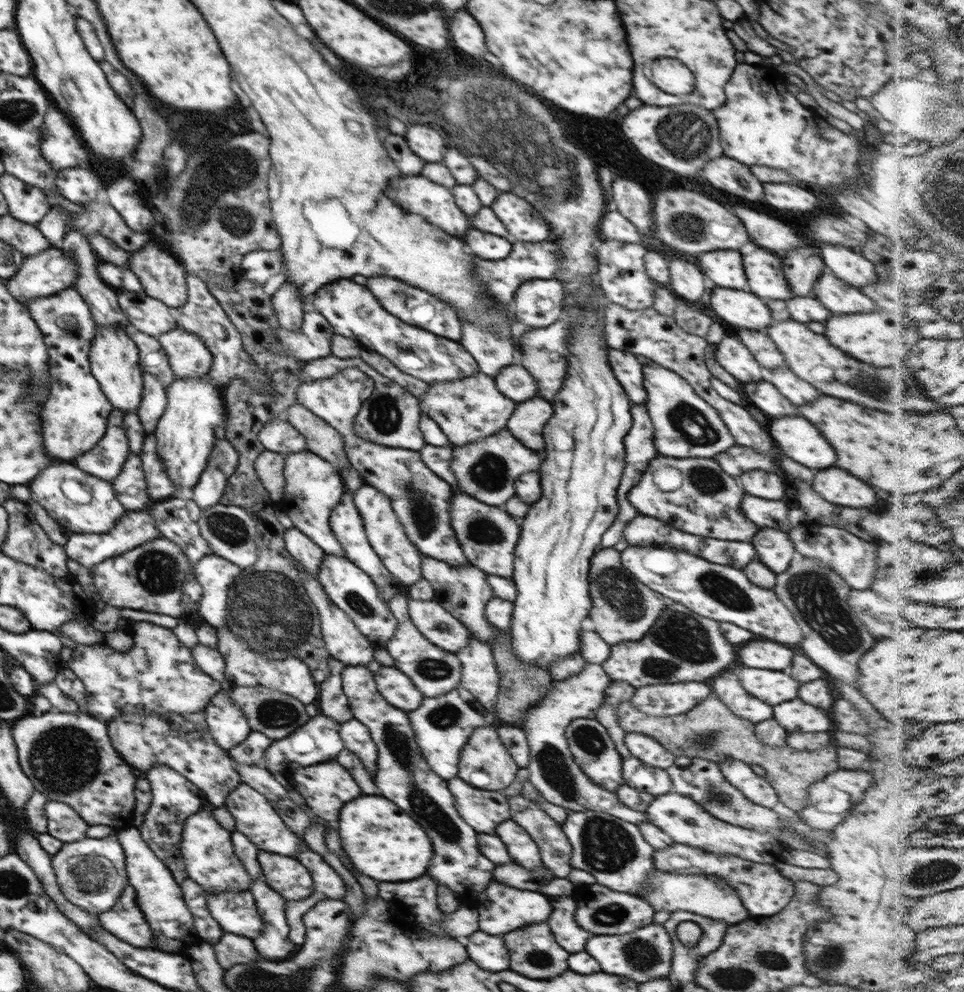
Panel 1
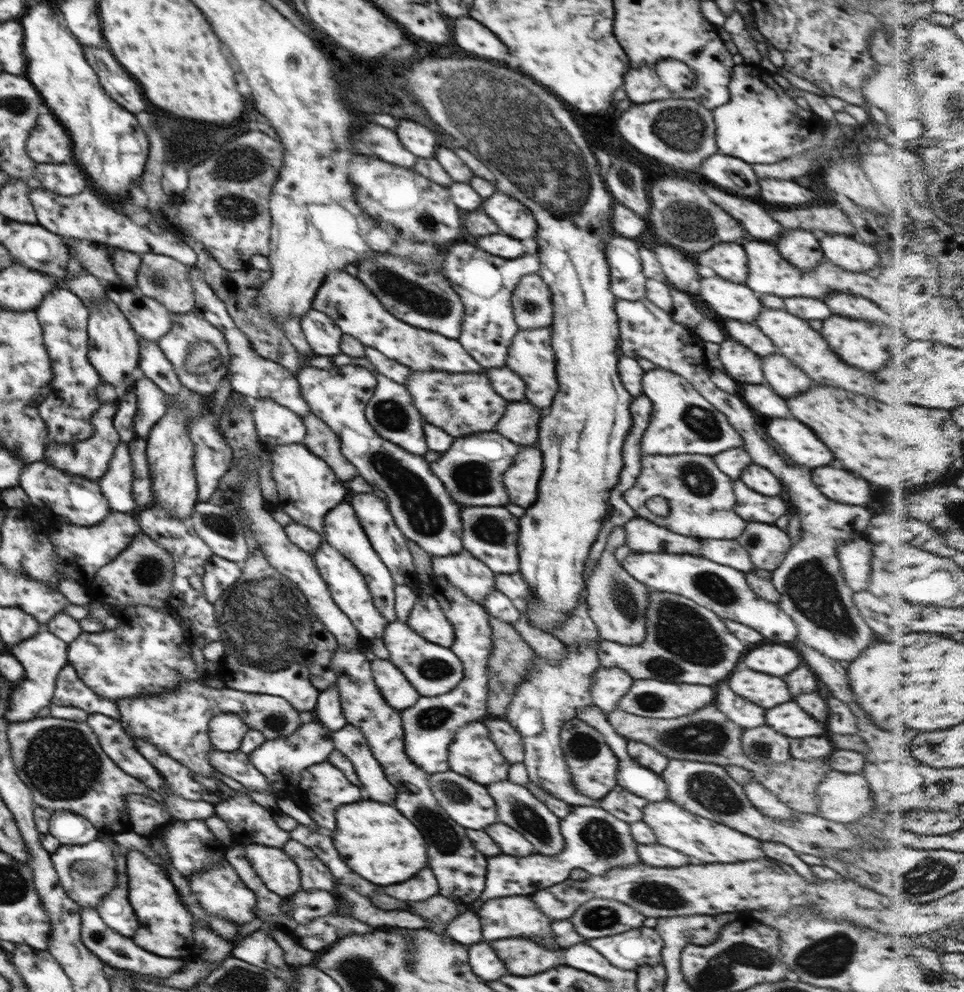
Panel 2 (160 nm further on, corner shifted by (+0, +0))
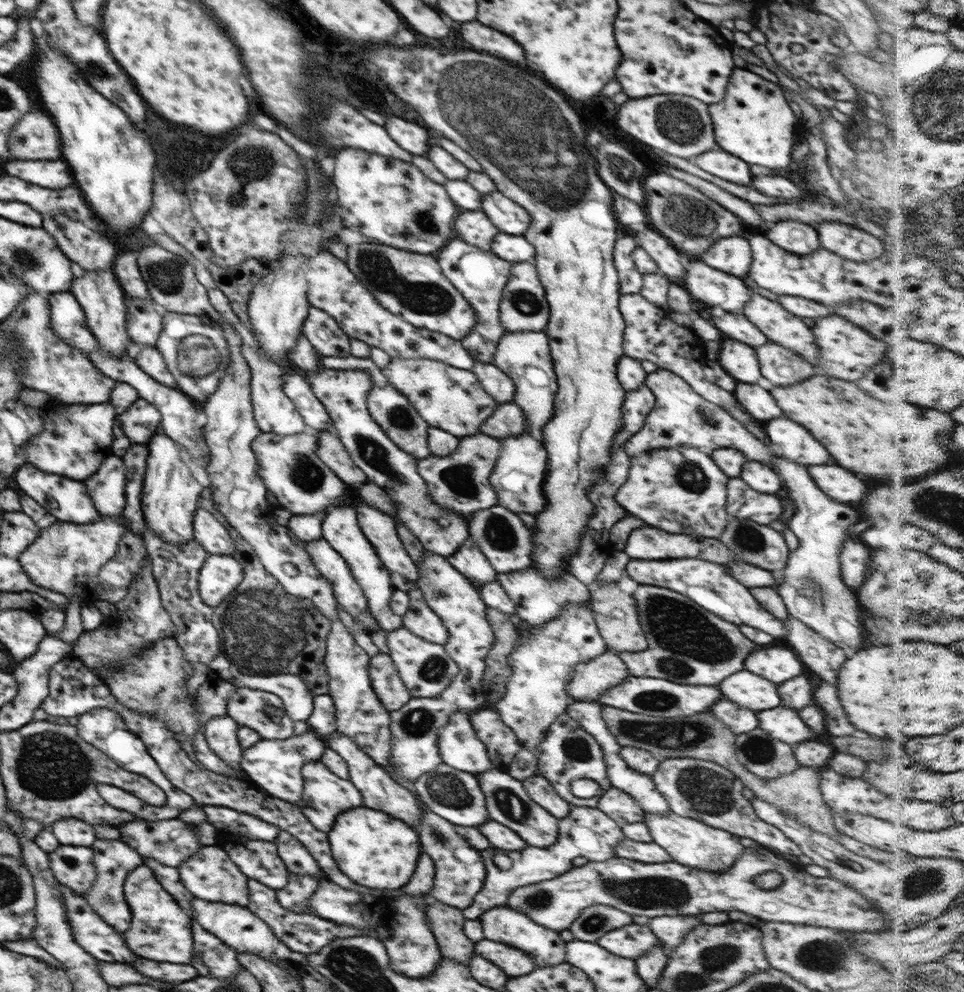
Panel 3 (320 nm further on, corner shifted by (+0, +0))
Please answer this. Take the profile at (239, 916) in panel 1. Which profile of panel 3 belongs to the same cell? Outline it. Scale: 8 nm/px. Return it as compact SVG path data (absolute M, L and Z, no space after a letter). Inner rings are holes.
M204 846L198 854L192 854L188 861L178 867L182 884L196 897L208 902L247 907L249 902L248 878L240 872L228 854L216 846Z

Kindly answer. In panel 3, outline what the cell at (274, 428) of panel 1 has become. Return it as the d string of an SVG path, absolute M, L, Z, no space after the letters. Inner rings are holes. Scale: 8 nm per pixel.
M158 233L153 235L156 243L161 245L164 249L181 255L187 262L194 265L195 275L200 284L206 287L207 295L209 296L212 306L225 318L225 322L234 326L234 330L240 334L242 338L242 356L248 364L251 373L251 404L253 407L253 417L257 425L261 428L262 433L273 432L281 435L291 435L302 432L304 430L303 416L296 410L292 400L282 392L283 373L282 366L278 362L270 361L260 354L258 341L254 337L251 326L244 324L239 316L232 310L228 297L216 288L210 271L193 255L184 248L180 243L174 241L166 233Z

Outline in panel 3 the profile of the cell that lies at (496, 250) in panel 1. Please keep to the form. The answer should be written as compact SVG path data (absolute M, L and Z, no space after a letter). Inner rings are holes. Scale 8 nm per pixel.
M499 231L492 241L491 251L502 260L511 263L531 262L535 248L522 235L506 234Z

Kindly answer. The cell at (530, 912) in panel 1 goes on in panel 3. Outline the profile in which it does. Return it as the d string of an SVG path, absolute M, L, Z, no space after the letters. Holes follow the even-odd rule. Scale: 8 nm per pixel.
M497 906L484 912L480 916L479 921L481 922L485 939L504 942L504 944L508 944L512 948L518 948L518 950L526 952L536 962L538 968L554 966L554 964L560 964L564 960L564 946L566 946L564 940L556 932L534 924L524 914L518 914L518 912L510 910L510 908L500 908L500 906Z

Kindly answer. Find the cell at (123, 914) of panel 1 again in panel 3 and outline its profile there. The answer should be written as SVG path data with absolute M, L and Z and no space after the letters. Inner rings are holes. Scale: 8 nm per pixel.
M97 839L92 844L96 866L96 882L92 883L91 889L83 892L86 902L96 911L116 932L123 933L130 928L132 911L126 902L123 886L130 871L143 864L143 858L130 846L120 840Z

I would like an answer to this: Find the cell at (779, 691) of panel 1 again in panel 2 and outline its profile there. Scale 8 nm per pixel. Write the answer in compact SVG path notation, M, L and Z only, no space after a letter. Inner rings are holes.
M742 670L734 672L728 678L728 686L742 698L762 706L762 708L774 708L778 704L784 704L790 698L788 686L782 678L774 678L768 674L760 674L754 670Z

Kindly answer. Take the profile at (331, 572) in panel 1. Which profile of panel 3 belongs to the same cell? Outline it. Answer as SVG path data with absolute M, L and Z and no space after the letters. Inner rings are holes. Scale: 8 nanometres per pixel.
M322 537L307 542L304 550L311 556L313 565L332 585L338 604L353 617L354 622L364 625L364 630L370 634L382 629L371 615L366 595L342 555Z

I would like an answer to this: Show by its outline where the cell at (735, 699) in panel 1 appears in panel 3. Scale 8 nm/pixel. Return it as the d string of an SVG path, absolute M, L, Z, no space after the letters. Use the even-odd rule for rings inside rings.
M718 700L711 706L710 712L720 718L724 724L734 734L744 734L748 730L754 730L758 726L758 720L756 720L756 712L752 710L746 710L746 708L738 708L734 706L734 702L730 700Z

